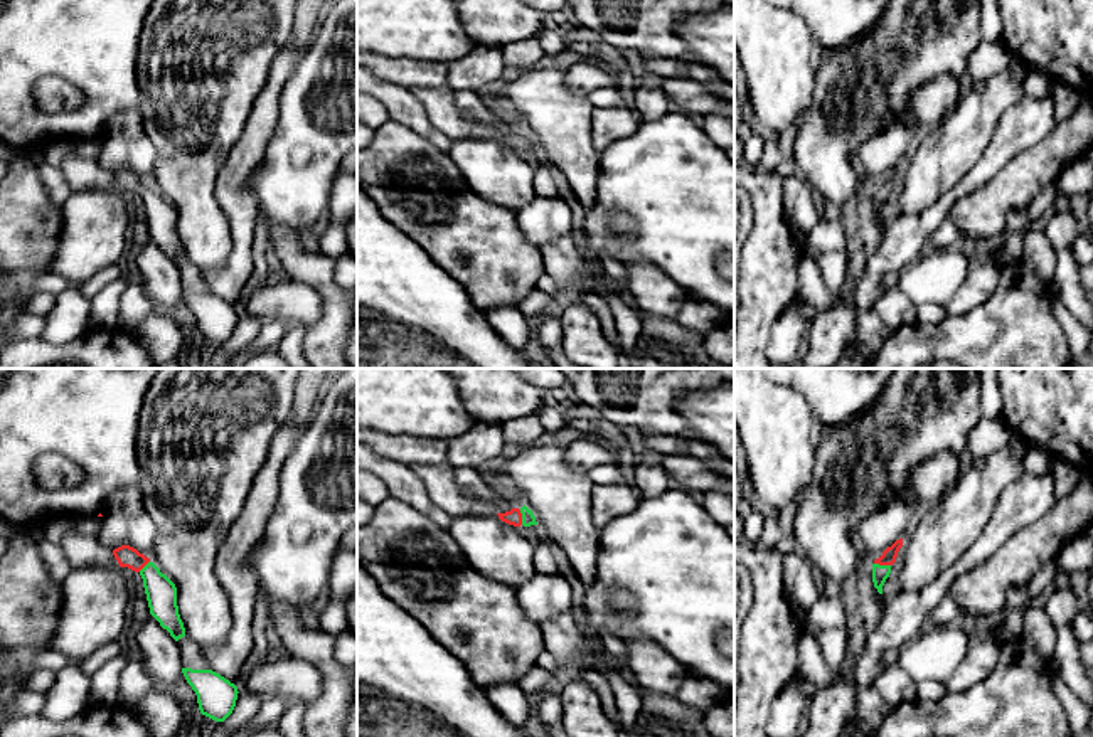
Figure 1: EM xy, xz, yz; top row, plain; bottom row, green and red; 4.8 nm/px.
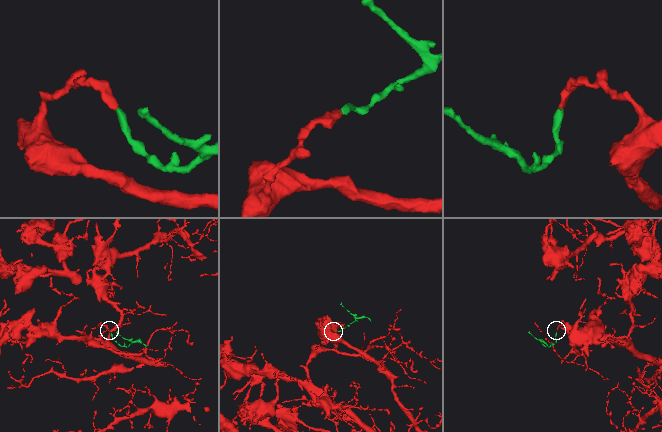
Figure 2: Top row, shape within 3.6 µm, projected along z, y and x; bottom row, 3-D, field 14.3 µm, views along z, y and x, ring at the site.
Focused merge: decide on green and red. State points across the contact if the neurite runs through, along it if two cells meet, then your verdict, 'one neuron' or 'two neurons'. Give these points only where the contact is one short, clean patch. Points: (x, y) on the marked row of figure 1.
way yz (879, 572), (883, 566), (888, 557); one neuron

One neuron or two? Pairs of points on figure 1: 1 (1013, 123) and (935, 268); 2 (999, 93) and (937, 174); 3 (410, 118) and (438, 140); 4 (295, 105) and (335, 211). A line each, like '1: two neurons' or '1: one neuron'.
1: two neurons
2: one neuron
3: one neuron
4: two neurons

